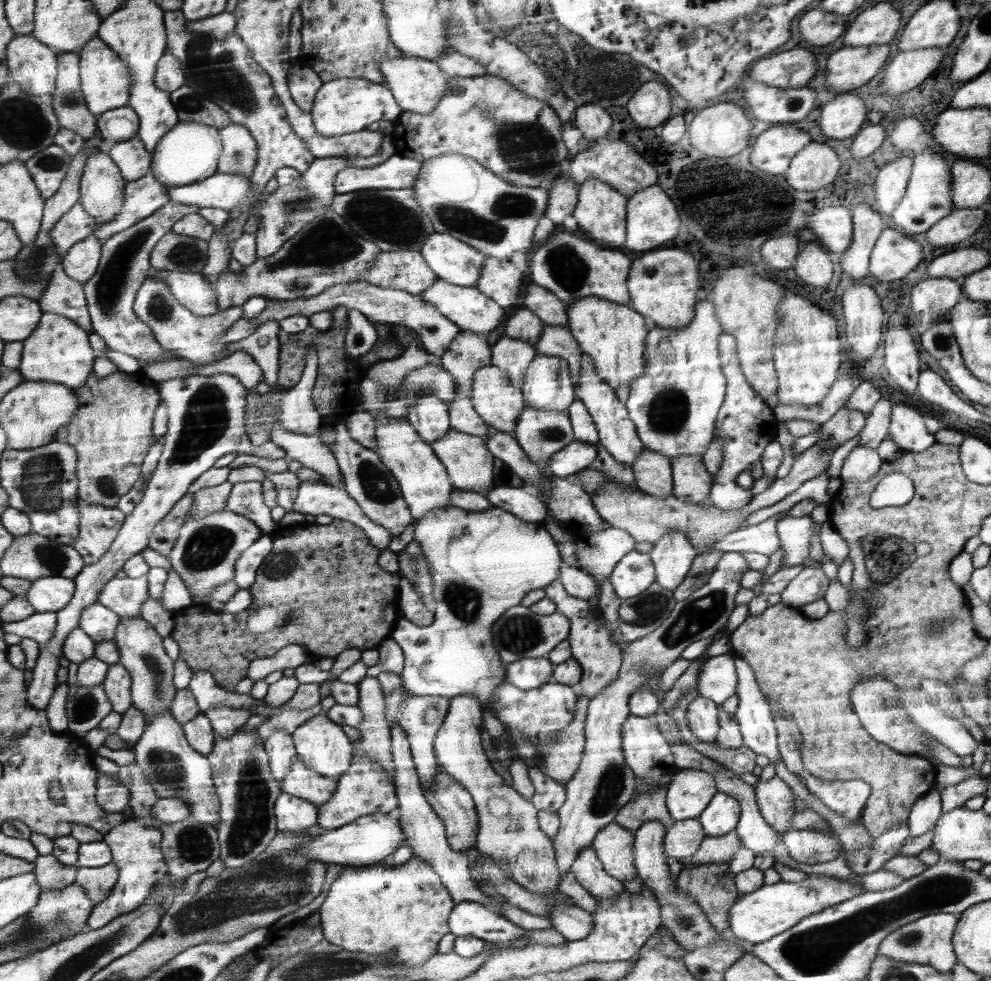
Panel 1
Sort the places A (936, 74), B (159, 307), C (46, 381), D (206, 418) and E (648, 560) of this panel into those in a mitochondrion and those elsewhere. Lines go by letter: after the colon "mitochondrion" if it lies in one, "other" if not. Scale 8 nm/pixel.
A: other
B: mitochondrion
C: other
D: mitochondrion
E: other

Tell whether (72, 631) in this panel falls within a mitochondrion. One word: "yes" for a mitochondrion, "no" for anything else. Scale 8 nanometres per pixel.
no

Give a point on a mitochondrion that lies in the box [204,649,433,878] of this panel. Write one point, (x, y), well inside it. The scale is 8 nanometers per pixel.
(250, 824)

